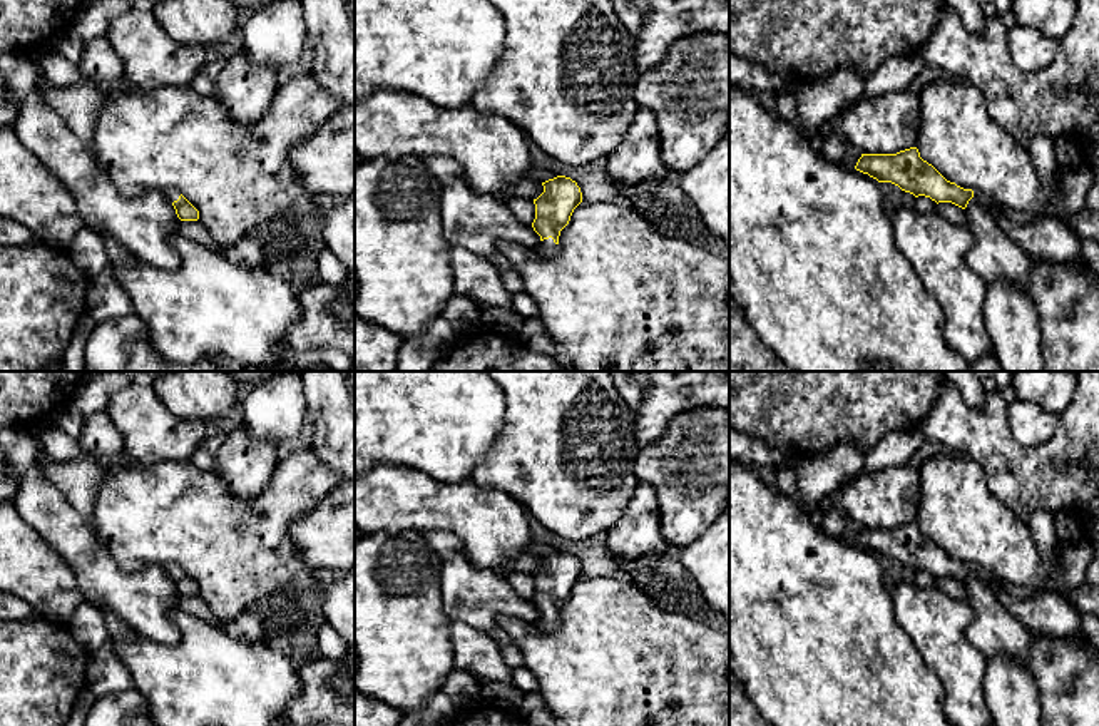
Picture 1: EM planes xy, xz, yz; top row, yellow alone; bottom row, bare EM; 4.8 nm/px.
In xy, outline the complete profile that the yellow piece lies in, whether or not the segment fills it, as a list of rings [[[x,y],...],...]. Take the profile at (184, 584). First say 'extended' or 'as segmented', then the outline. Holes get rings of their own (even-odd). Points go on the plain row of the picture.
extended; [[[166,565],[167,575],[174,580],[176,589],[181,596],[197,596],[199,585],[179,567]]]

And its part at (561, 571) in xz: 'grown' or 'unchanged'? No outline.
grown

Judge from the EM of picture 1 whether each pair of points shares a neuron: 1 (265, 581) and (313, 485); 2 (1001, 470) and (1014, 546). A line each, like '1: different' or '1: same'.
1: same
2: different

